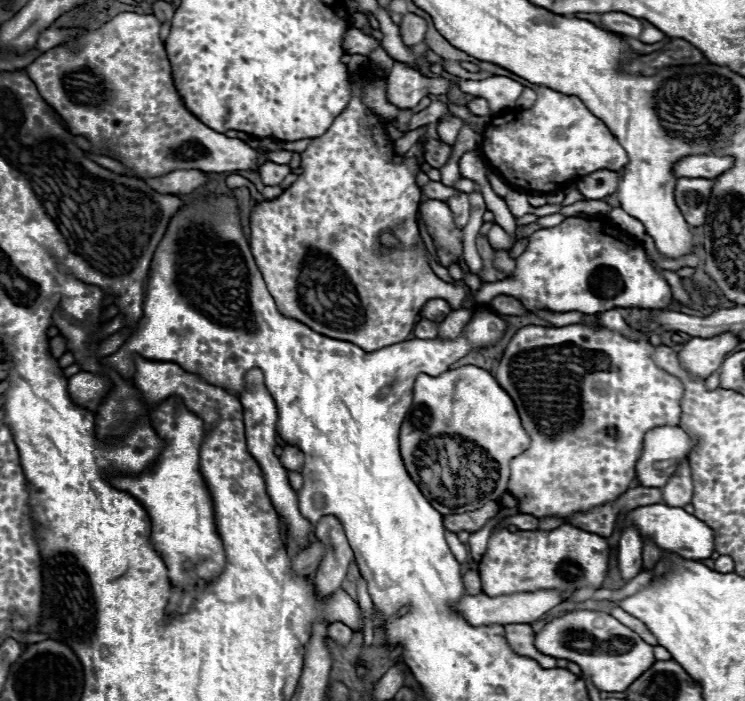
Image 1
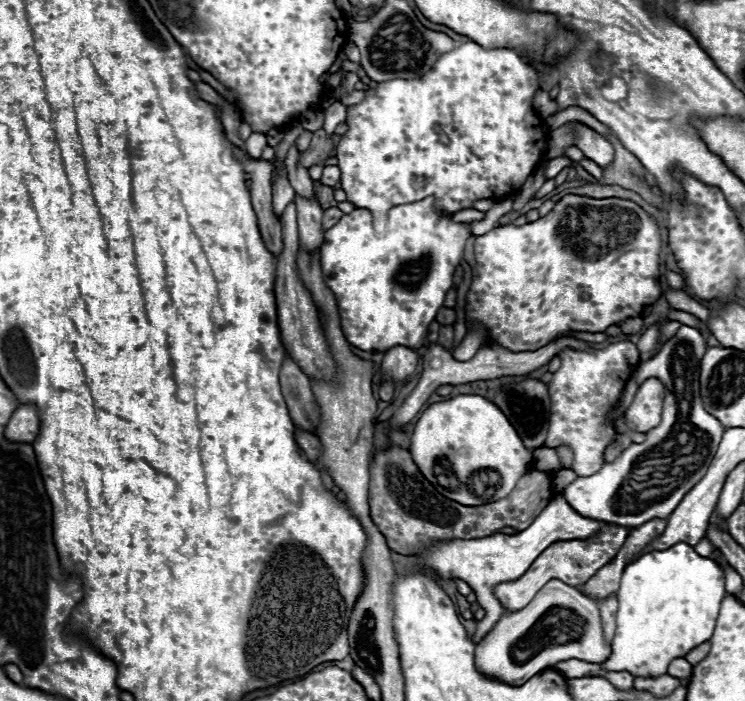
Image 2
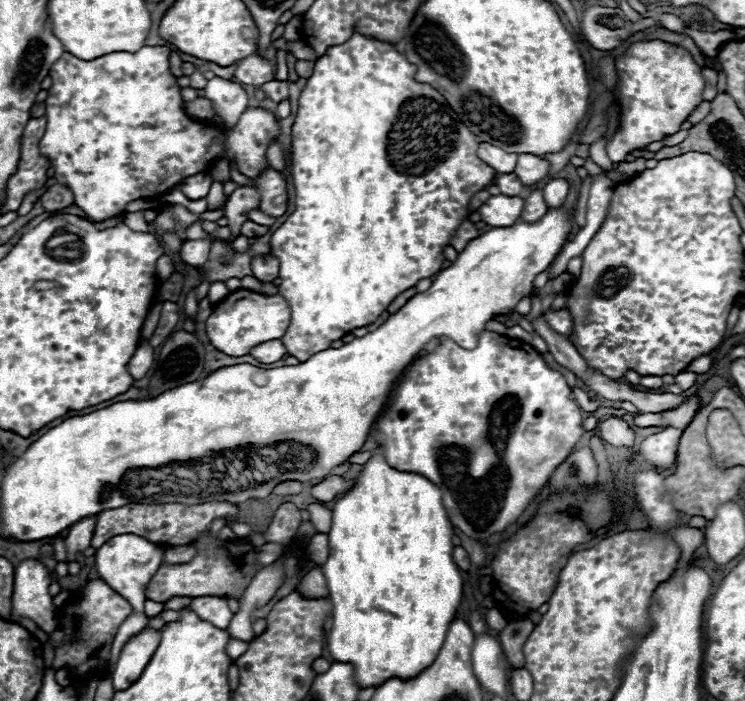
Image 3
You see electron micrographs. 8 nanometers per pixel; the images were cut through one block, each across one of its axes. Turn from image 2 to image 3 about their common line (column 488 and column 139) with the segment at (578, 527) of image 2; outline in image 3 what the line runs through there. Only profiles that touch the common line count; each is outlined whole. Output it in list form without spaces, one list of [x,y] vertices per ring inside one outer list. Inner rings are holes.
[[[118,534],[118,536],[110,538],[104,546],[100,546],[96,550],[96,570],[98,570],[98,576],[112,590],[116,590],[120,596],[124,596],[132,604],[132,614],[122,622],[122,626],[116,632],[116,638],[112,642],[112,666],[110,666],[110,670],[114,668],[114,662],[116,662],[116,658],[118,658],[124,642],[128,642],[128,638],[132,638],[134,634],[138,634],[148,624],[148,618],[144,614],[144,600],[146,600],[144,586],[150,582],[150,578],[160,568],[162,556],[164,554],[162,554],[162,550],[156,544],[152,544],[146,538],[136,536],[136,534]]]

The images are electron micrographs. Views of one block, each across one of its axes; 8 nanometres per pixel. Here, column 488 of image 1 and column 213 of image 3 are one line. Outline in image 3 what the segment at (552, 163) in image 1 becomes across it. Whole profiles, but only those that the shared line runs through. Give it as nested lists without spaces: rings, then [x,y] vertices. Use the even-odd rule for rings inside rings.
[[[142,46],[138,52],[112,52],[96,60],[80,60],[64,52],[50,68],[52,86],[46,98],[48,126],[40,140],[40,152],[52,158],[56,180],[74,192],[74,204],[94,222],[104,222],[124,214],[124,206],[132,200],[154,198],[168,192],[184,178],[206,172],[218,158],[234,160],[238,170],[252,180],[270,166],[266,150],[270,142],[280,136],[280,122],[274,112],[266,108],[248,108],[230,130],[218,128],[210,122],[194,122],[184,110],[180,86],[170,74],[168,58],[170,48],[166,46]]]

